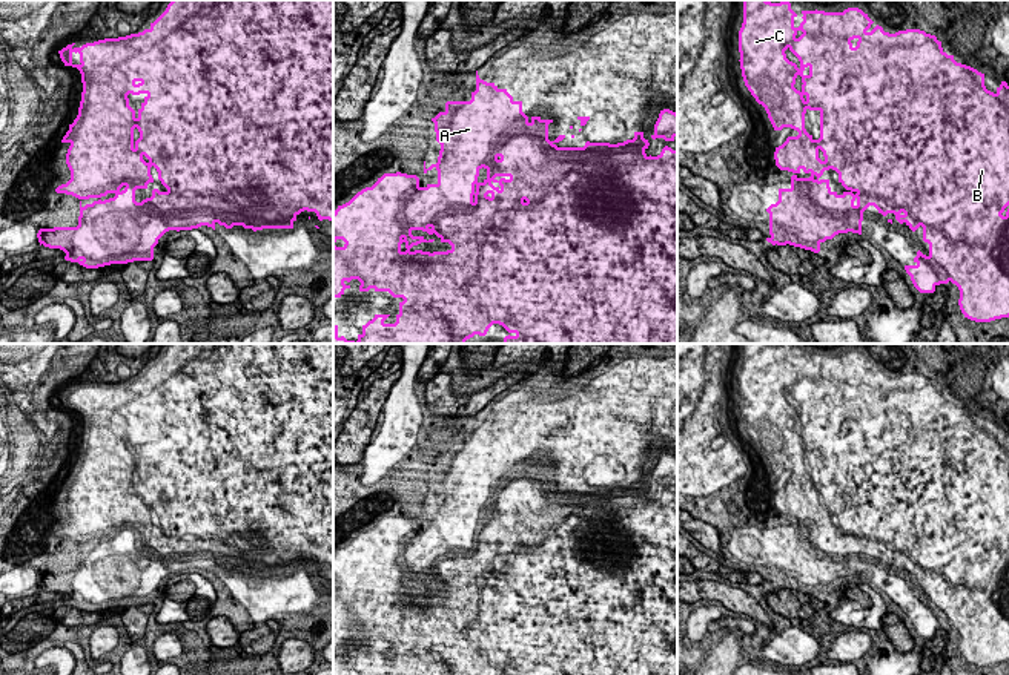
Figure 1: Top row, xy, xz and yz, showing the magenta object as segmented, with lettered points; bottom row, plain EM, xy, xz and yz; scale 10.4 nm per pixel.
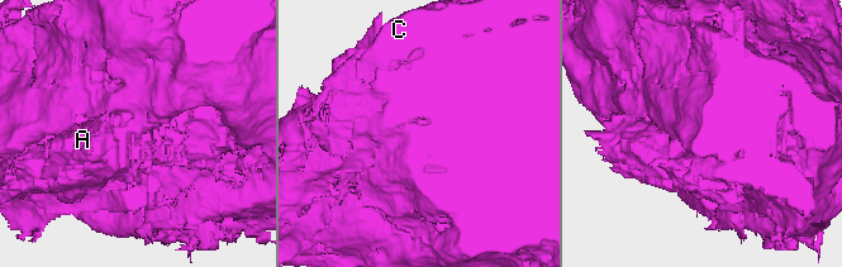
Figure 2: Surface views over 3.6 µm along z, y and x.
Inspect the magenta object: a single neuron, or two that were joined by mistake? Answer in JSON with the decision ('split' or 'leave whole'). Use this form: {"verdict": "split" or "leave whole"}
{"verdict": "split"}

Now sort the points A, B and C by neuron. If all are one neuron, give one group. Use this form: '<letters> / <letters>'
A / B C

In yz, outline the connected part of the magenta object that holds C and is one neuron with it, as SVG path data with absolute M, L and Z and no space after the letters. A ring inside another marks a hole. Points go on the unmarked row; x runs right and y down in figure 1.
M743 344L743 367L739 374L739 396L740 413L745 430L762 448L768 457L768 462L774 474L791 471L799 476L797 480L788 480L786 485L776 491L774 503L780 514L792 517L809 517L805 523L809 528L809 542L817 535L822 540L822 551L834 554L842 551L842 540L832 535L829 523L822 523L825 514L835 514L839 517L839 526L857 538L854 577L862 578L863 555L874 549L878 557L886 560L894 557L900 568L906 568L912 575L920 569L923 571L923 584L929 588L929 600L943 611L949 624L960 634L958 649L964 661L975 666L991 666L1001 661L1009 661L1009 430L1006 425L997 431L997 436L991 436L984 430L984 417L977 413L957 407L954 399L948 399L941 385L935 379L926 377L920 373L906 373L895 377L885 376L882 370L875 370L868 374L874 367L868 357L858 351L848 351L843 356L825 356L825 354L802 354L803 365L799 371L794 370L797 357L791 353L789 345L771 347L768 344ZM806 454L820 456L820 482L814 483L805 472Z

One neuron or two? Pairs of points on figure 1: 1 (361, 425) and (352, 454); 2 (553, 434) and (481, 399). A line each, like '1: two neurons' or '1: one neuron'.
1: one neuron
2: two neurons

